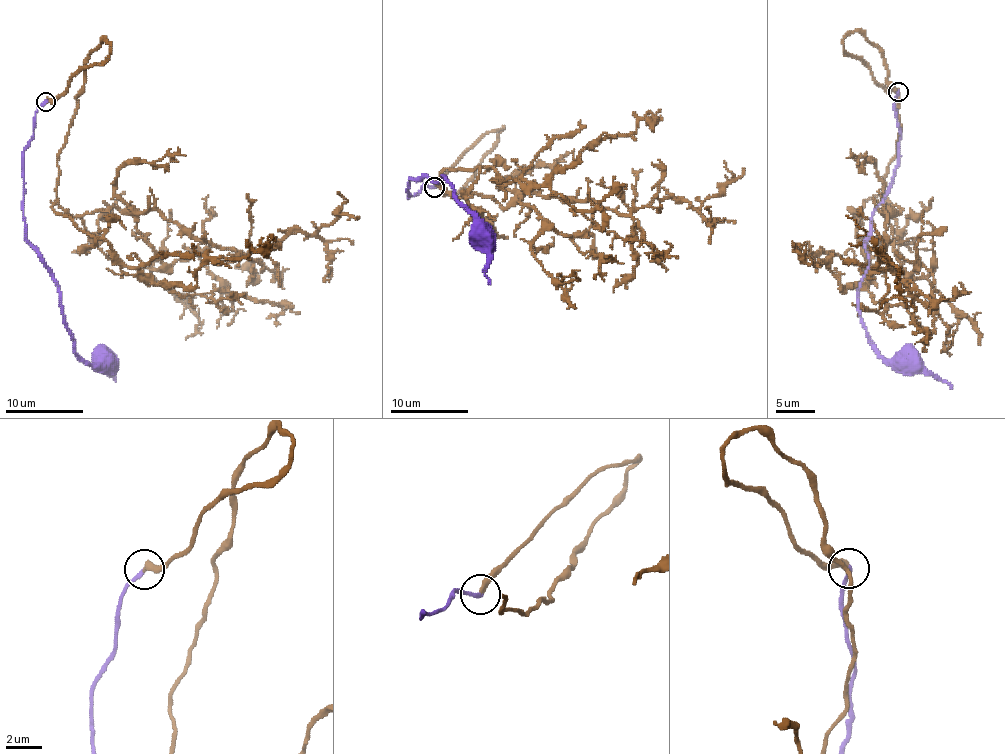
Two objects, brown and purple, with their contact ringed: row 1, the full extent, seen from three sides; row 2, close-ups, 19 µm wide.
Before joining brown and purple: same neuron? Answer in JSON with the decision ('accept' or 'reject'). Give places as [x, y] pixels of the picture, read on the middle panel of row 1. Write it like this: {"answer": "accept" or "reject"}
{"answer": "accept"}

